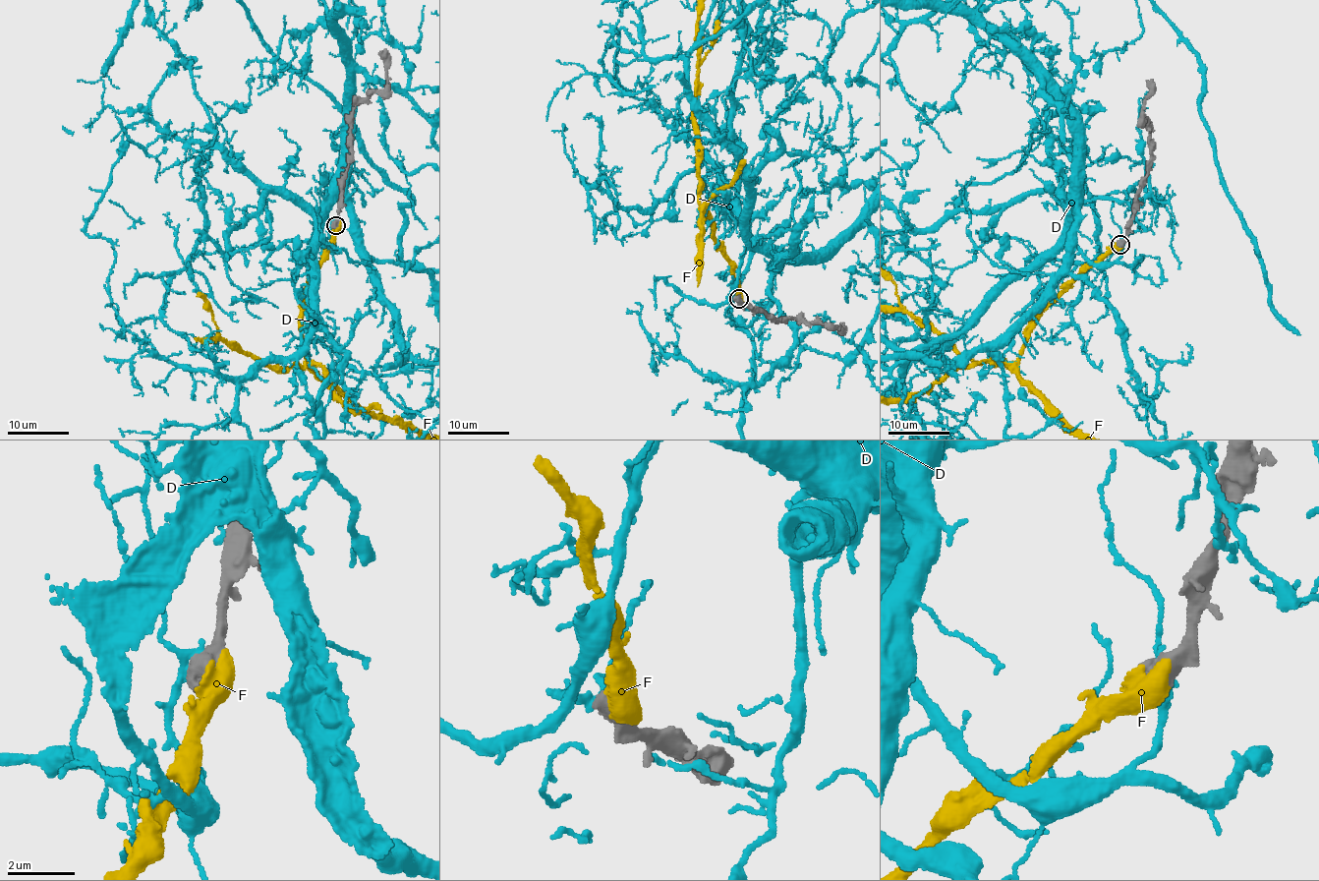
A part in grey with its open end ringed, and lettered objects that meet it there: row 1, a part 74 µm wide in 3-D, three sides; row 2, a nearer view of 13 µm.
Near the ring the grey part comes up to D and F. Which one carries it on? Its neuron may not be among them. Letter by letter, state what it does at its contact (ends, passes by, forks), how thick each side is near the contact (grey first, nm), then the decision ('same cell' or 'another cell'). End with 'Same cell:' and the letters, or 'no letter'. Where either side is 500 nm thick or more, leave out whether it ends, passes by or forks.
D: calibres 850 and 200 nm; another cell
F: calibres 800 and 750 nm; same cell
Same cell: F

